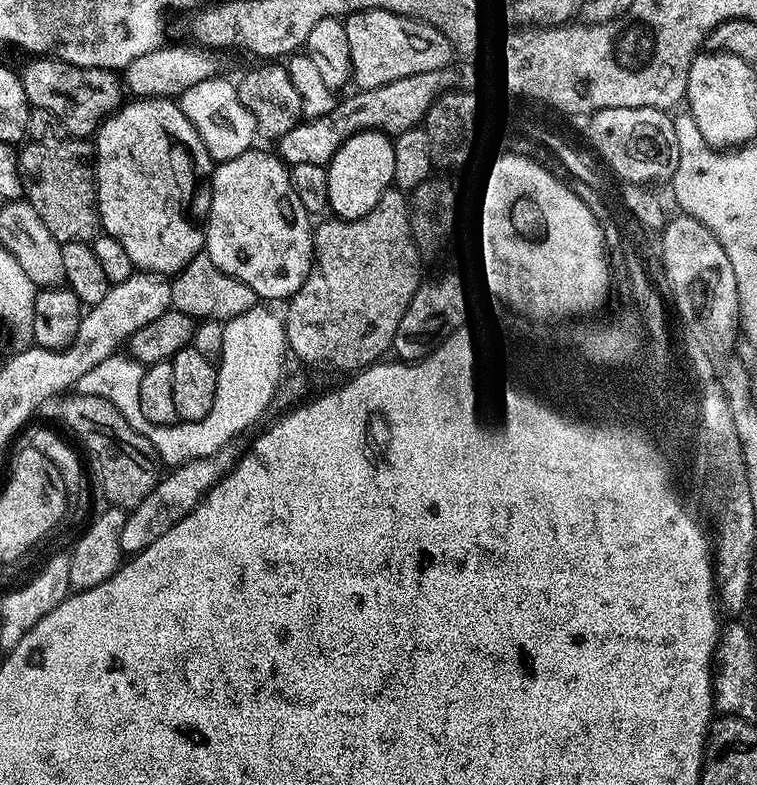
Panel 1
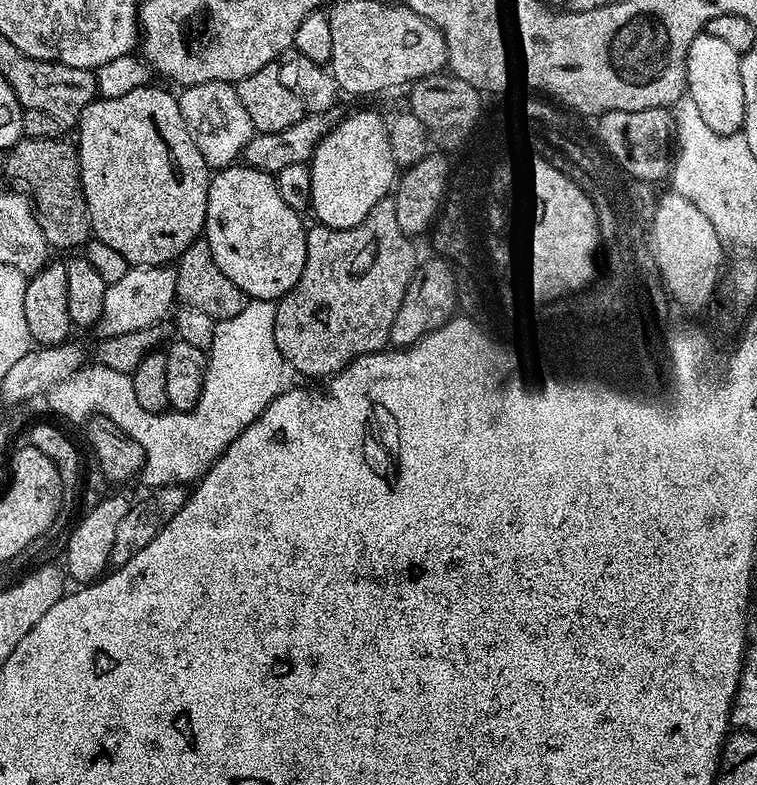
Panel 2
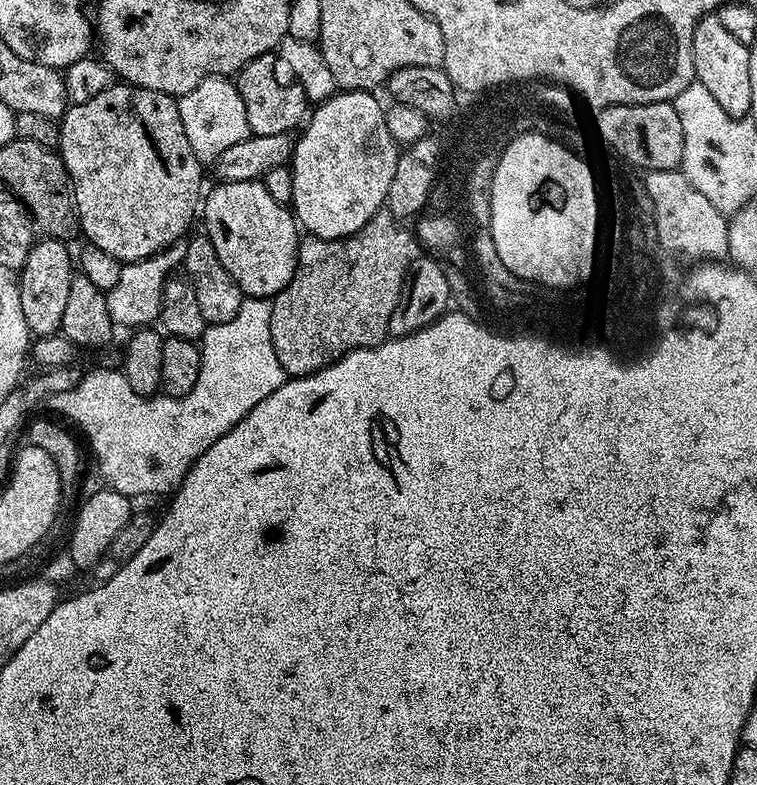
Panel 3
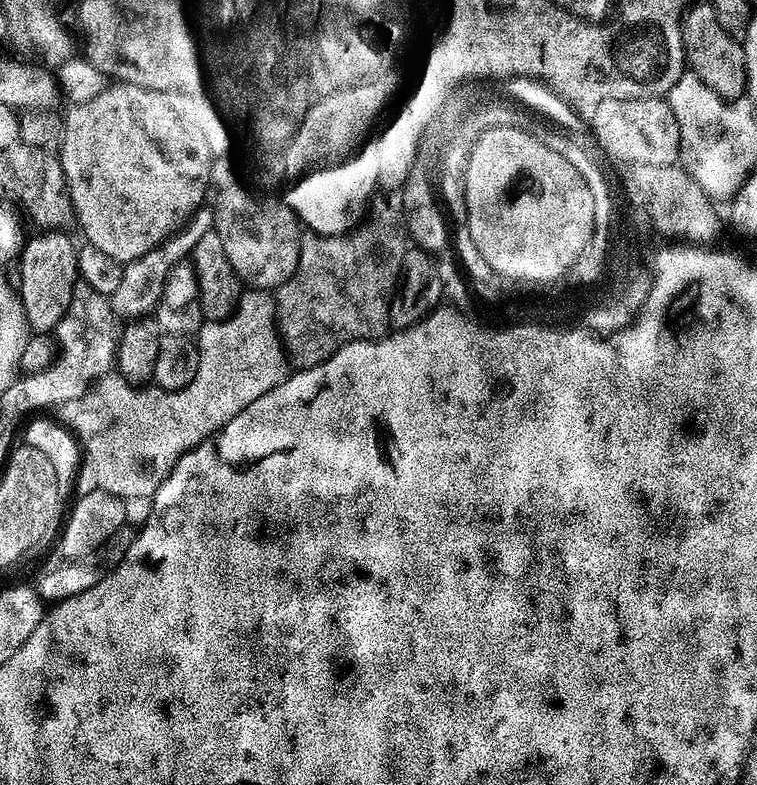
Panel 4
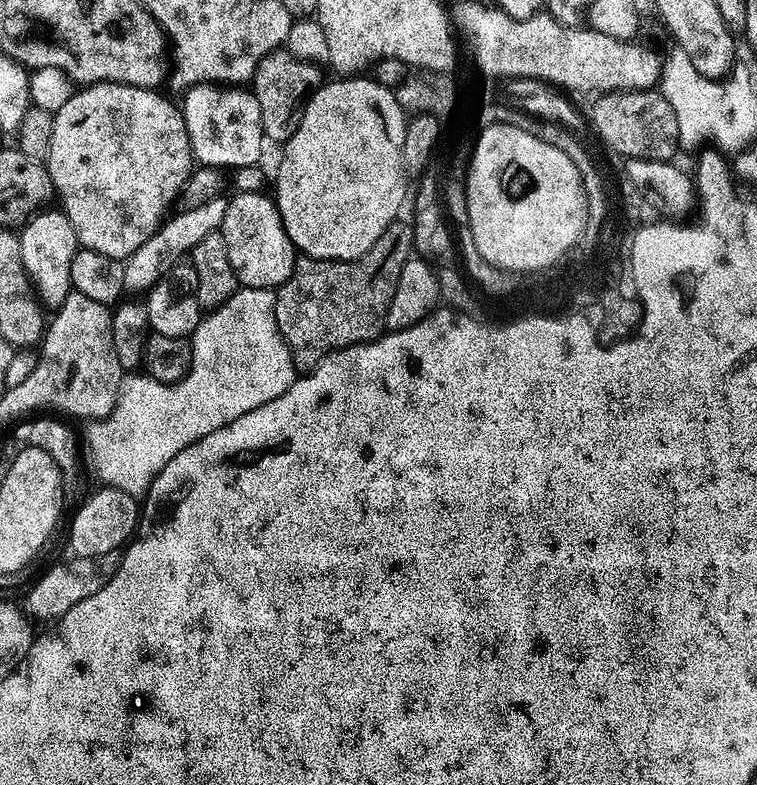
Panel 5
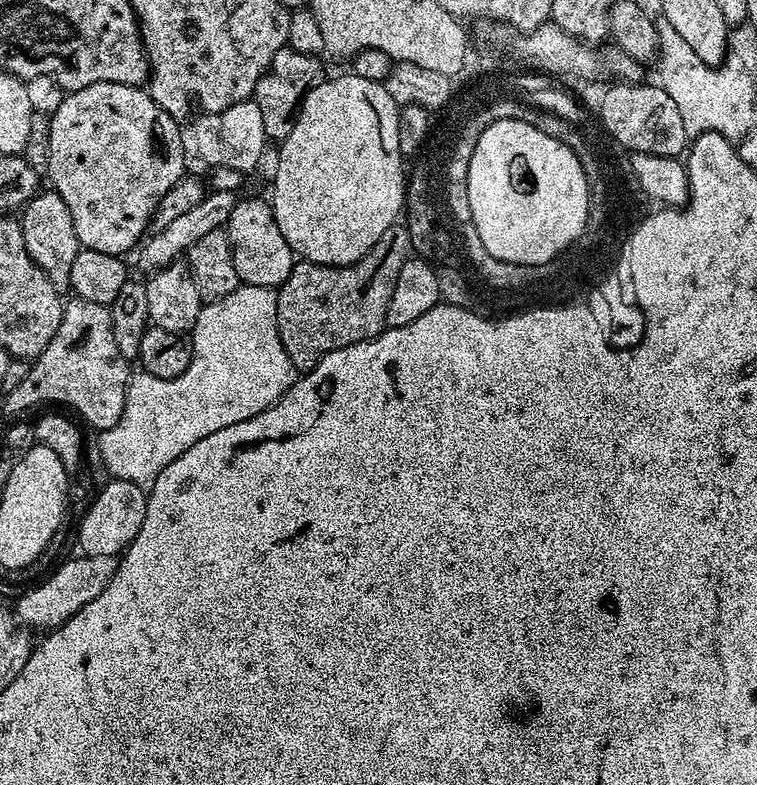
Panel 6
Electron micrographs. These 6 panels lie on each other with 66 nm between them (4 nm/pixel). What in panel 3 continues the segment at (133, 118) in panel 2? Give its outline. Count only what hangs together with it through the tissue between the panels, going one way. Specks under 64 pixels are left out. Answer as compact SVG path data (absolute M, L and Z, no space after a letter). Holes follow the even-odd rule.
M116 82L81 104L73 103L59 121L59 129L58 151L64 159L72 196L76 199L79 231L82 236L84 232L83 239L87 243L98 246L98 250L106 250L106 254L124 264L133 264L136 260L158 254L189 235L188 227L192 219L197 218L202 200L202 161L186 138L180 110L173 97L137 88L127 82Z

